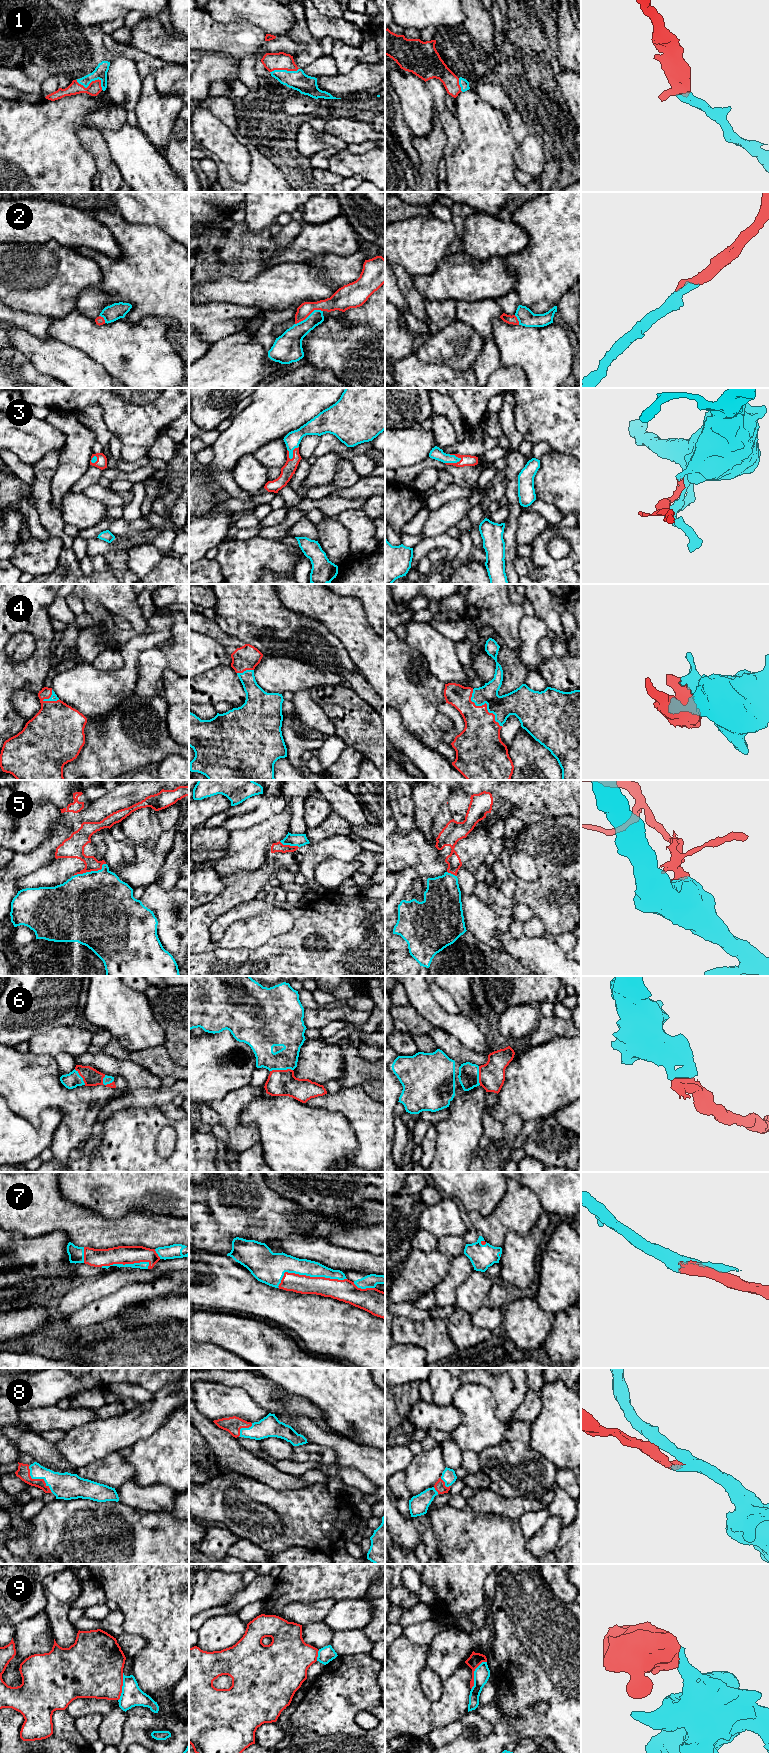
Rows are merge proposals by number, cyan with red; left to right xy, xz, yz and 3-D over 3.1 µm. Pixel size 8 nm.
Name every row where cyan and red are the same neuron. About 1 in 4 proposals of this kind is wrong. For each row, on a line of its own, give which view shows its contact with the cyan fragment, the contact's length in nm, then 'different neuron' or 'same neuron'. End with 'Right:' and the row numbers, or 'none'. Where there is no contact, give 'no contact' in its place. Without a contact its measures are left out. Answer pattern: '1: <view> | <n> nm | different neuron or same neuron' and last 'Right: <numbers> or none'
1: xy | 220 nm | same neuron
2: xz | 260 nm | same neuron
3: yz | 140 nm | same neuron
4: yz | 380 nm | same neuron
5: xy | 280 nm | same neuron
6: xz | 180 nm | same neuron
7: xz | 550 nm | same neuron
8: xy | 300 nm | same neuron
9: yz | 260 nm | different neuron
Right: 1, 2, 3, 4, 5, 6, 7, 8

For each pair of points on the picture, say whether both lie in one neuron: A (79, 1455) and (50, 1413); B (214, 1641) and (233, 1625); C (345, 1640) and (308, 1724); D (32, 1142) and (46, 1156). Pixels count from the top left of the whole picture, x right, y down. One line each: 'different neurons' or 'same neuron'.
A: different neurons
B: same neuron
C: different neurons
D: different neurons

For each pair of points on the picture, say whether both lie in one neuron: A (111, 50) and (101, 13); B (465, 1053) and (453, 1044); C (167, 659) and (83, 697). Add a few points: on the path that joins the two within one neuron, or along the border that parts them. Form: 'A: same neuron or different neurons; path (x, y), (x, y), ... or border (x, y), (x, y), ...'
A: different neurons; border (75, 19), (80, 24), (98, 26)
B: same neuron; path (462, 1053), (456, 1047)
C: different neurons; border (143, 650), (139, 653), (136, 663), (135, 693)

